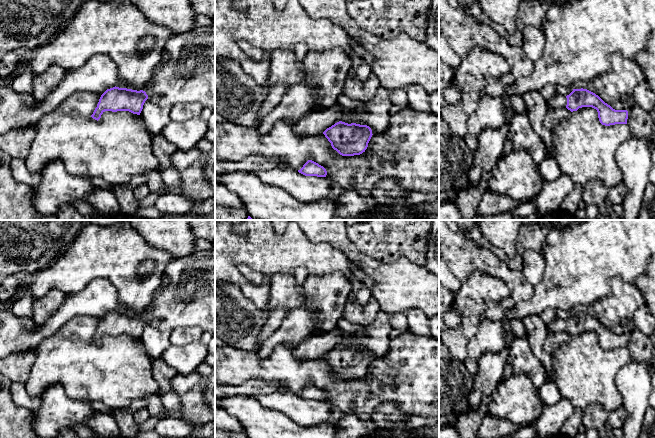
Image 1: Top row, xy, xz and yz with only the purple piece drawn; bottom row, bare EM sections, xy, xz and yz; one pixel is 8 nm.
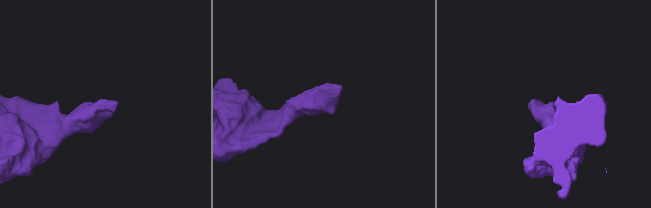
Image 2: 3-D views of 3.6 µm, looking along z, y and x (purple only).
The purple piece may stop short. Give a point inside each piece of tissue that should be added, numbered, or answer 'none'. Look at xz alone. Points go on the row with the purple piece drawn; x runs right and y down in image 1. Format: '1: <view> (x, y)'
1: xz (375, 113)

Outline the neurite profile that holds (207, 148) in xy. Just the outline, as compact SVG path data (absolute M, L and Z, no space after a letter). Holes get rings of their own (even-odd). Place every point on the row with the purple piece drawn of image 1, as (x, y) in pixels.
M200 140L195 146L206 159L204 168L207 182L215 189L215 142Z

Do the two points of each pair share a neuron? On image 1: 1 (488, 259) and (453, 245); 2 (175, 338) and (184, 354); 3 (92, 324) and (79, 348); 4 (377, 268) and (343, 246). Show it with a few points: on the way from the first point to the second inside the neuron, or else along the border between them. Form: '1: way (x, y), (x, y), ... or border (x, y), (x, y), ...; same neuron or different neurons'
1: way (479, 259), (465, 257), (462, 254); same neuron
2: border (199, 340), (194, 340), (184, 345), (169, 344); different neurons
3: border (61, 335), (77, 335), (82, 339), (90, 340); different neurons
4: way (369, 266), (351, 251); same neuron

